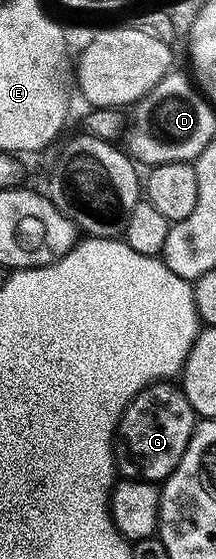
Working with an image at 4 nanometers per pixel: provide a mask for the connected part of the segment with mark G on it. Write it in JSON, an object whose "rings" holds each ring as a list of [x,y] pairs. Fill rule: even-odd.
{"rings":[[[165,379],[147,385],[124,409],[114,442],[116,471],[129,481],[163,483],[178,467],[198,418],[186,399],[183,388],[175,380]]]}

